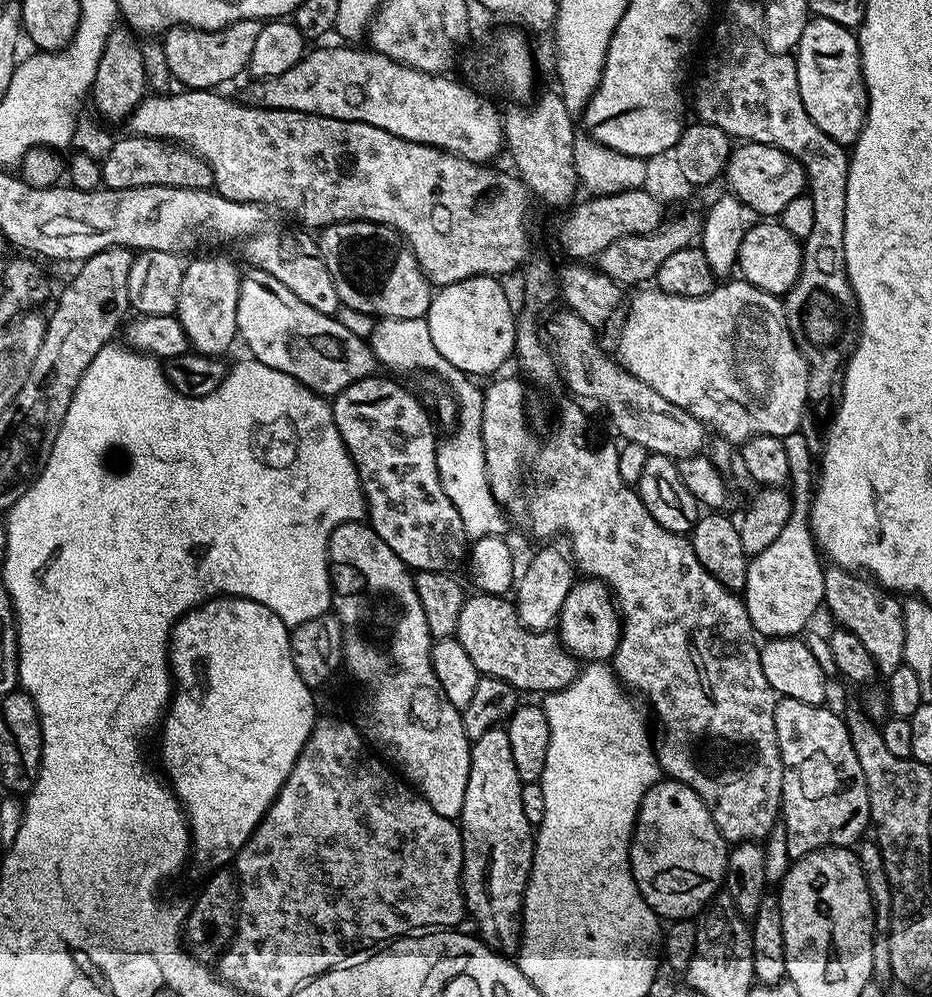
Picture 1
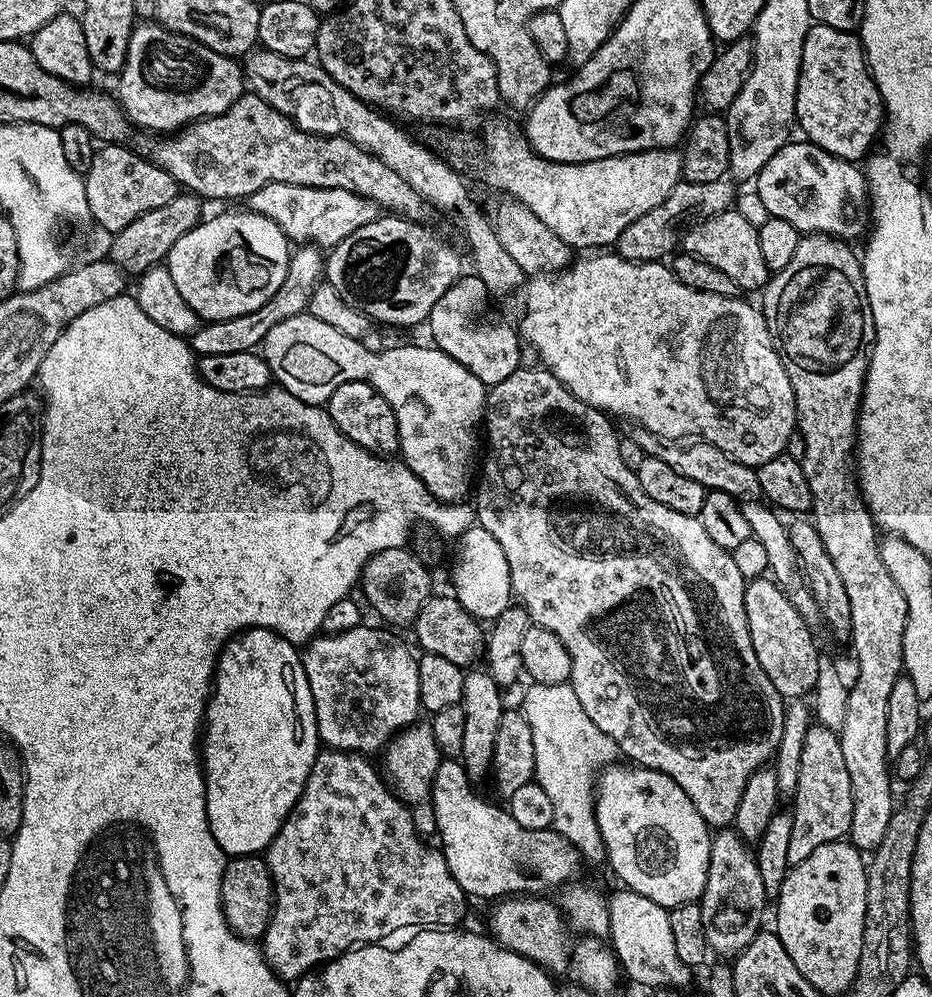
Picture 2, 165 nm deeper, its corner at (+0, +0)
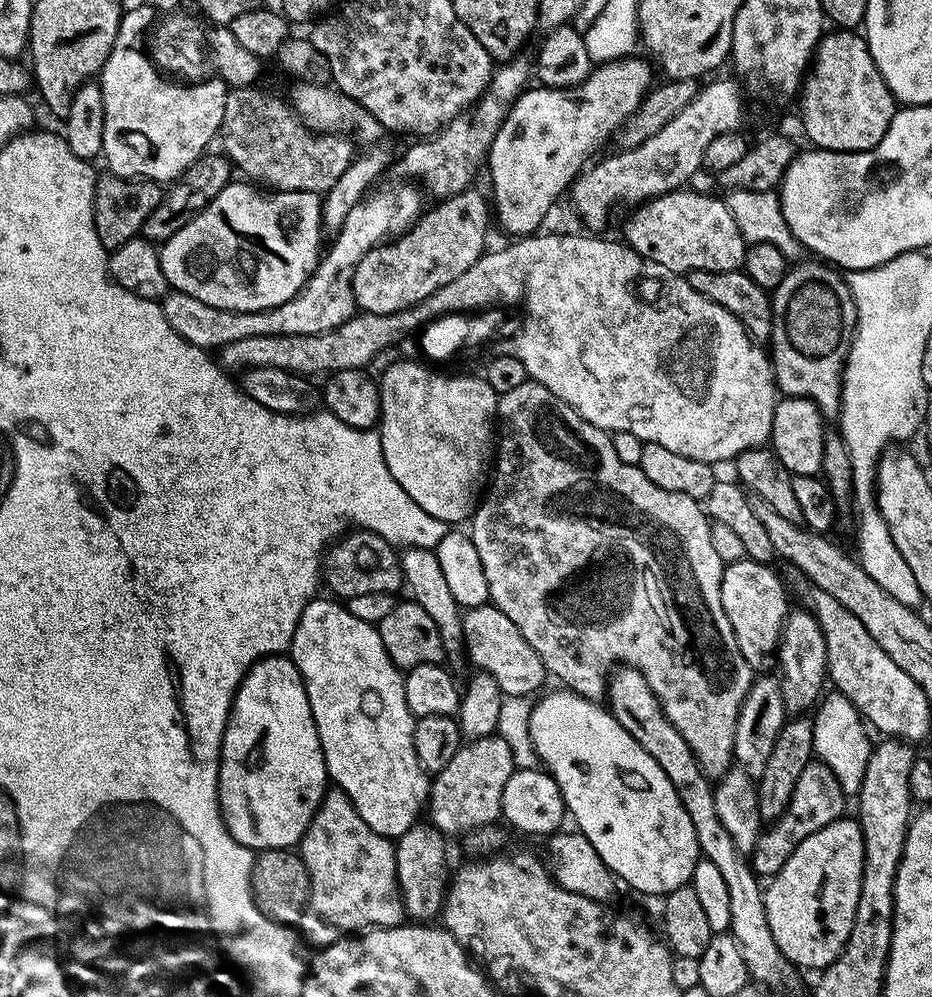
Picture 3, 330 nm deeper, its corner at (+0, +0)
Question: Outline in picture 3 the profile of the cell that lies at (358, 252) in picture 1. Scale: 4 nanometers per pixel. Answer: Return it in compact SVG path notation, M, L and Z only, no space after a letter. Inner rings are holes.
M470 187L465 192L441 199L429 212L427 209L408 231L401 232L399 236L372 248L364 255L362 262L358 262L352 271L351 295L361 313L381 316L406 310L422 302L422 298L430 298L434 290L442 290L446 282L454 282L454 278L459 278L463 272L470 270L470 266L474 266L474 262L478 262L478 258L486 251L484 243L488 240L490 204L485 193L483 196L476 191L475 187Z

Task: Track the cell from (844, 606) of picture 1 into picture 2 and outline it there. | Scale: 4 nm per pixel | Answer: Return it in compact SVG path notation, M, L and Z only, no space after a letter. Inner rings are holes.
M821 232L801 235L798 250L786 266L786 270L775 273L762 289L764 321L772 335L772 343L784 363L790 386L794 390L796 403L796 427L805 443L805 452L799 458L802 474L806 474L806 486L810 486L812 507L810 519L827 554L834 562L842 583L850 598L853 618L850 646L856 654L856 678L849 687L846 713L841 720L838 735L845 759L846 772L850 777L851 828L849 843L862 852L873 852L881 844L882 837L893 816L896 797L892 792L890 757L886 750L886 701L891 687L903 673L902 633L906 630L906 598L886 571L880 557L881 537L872 520L854 471L854 449L856 447L856 425L860 415L860 398L864 395L864 376L868 373L868 358L872 354L874 318L870 314L870 302L866 298L864 270L859 255L852 253L853 245L838 236L827 236Z

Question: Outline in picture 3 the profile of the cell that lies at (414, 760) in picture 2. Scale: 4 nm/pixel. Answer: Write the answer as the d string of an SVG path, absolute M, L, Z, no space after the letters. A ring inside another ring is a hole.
M417 822L410 826L410 830L406 830L406 834L402 834L396 841L396 885L400 888L400 896L404 899L404 910L407 919L412 922L432 922L432 920L441 915L444 906L444 897L447 893L448 886L450 883L450 868L448 872L448 844L449 841L446 839L443 832L439 832L431 822Z

